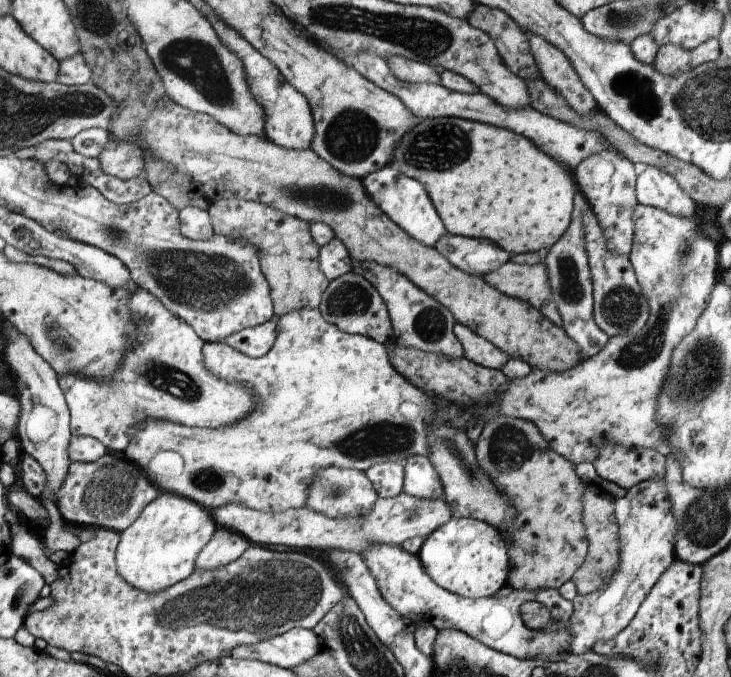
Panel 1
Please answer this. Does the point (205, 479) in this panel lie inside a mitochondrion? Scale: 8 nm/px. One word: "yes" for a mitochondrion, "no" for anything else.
yes

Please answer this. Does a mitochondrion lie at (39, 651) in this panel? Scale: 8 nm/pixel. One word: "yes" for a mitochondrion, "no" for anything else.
no

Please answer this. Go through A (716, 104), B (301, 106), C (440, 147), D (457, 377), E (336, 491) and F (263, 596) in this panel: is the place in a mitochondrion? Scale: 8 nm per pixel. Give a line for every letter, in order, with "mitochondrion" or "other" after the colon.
A: mitochondrion
B: other
C: mitochondrion
D: other
E: mitochondrion
F: mitochondrion

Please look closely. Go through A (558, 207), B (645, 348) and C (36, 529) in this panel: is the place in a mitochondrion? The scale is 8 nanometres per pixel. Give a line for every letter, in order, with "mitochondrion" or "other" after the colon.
A: other
B: mitochondrion
C: other

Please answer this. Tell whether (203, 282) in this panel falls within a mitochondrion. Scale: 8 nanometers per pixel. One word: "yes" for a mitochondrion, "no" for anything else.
yes

